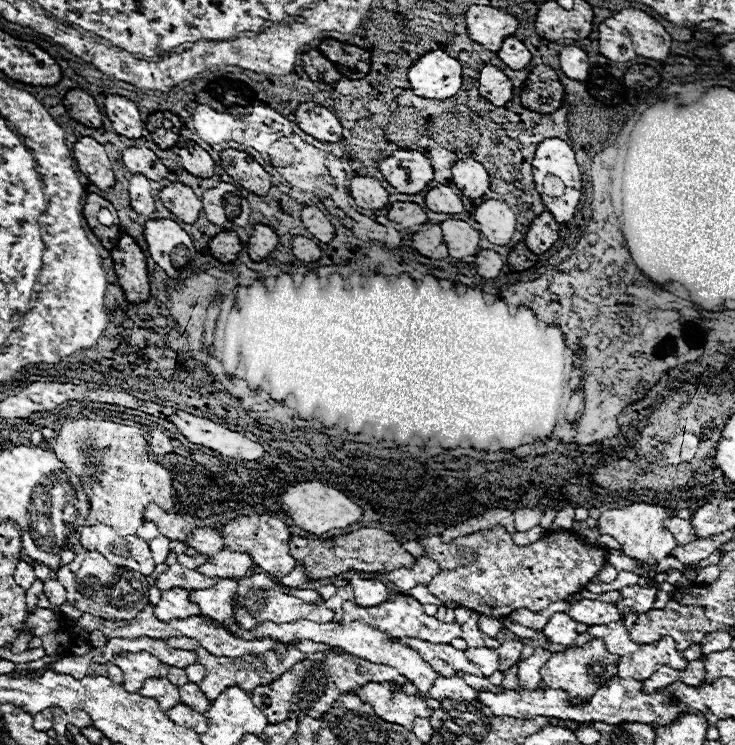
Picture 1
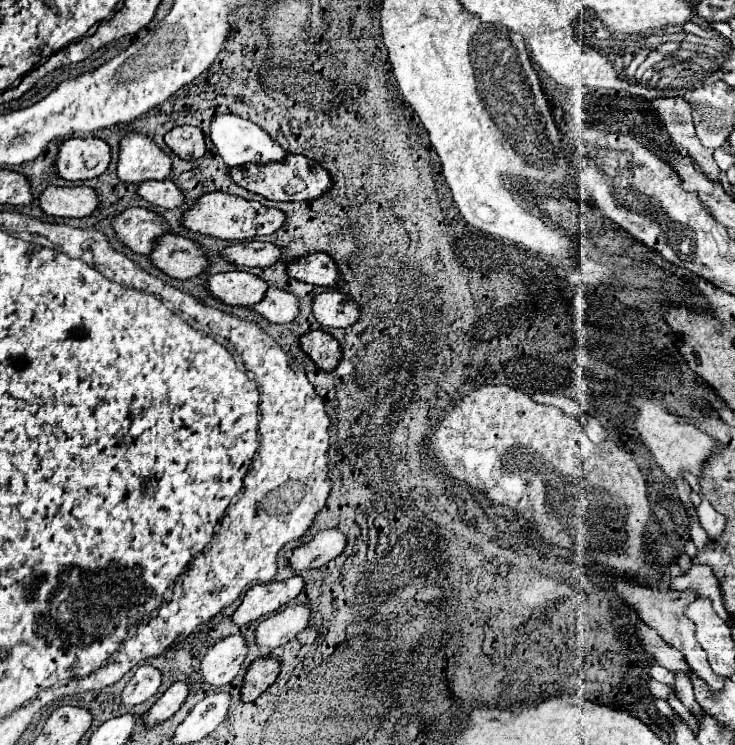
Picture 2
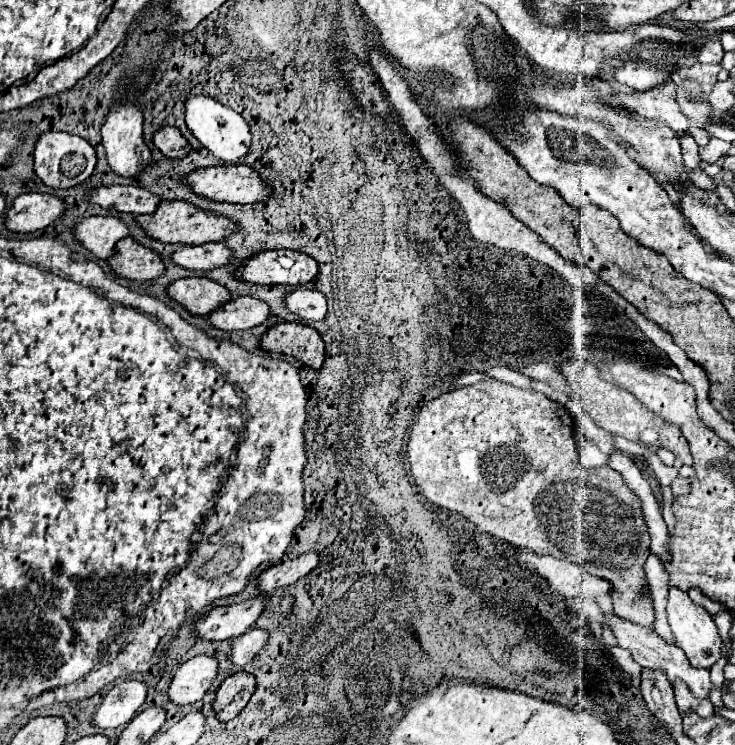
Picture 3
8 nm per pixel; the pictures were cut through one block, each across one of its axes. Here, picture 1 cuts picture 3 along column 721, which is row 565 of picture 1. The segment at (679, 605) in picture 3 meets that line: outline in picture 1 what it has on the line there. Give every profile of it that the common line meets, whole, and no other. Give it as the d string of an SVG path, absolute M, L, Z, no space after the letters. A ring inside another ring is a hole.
M640 502L640 504L630 504L624 508L602 512L598 520L598 528L600 528L600 534L608 534L618 540L620 552L624 552L624 556L636 558L638 562L642 562L638 564L638 568L646 568L646 566L658 566L658 562L664 560L670 554L670 550L676 548L674 536L662 528L662 522L666 518L668 518L666 508Z

